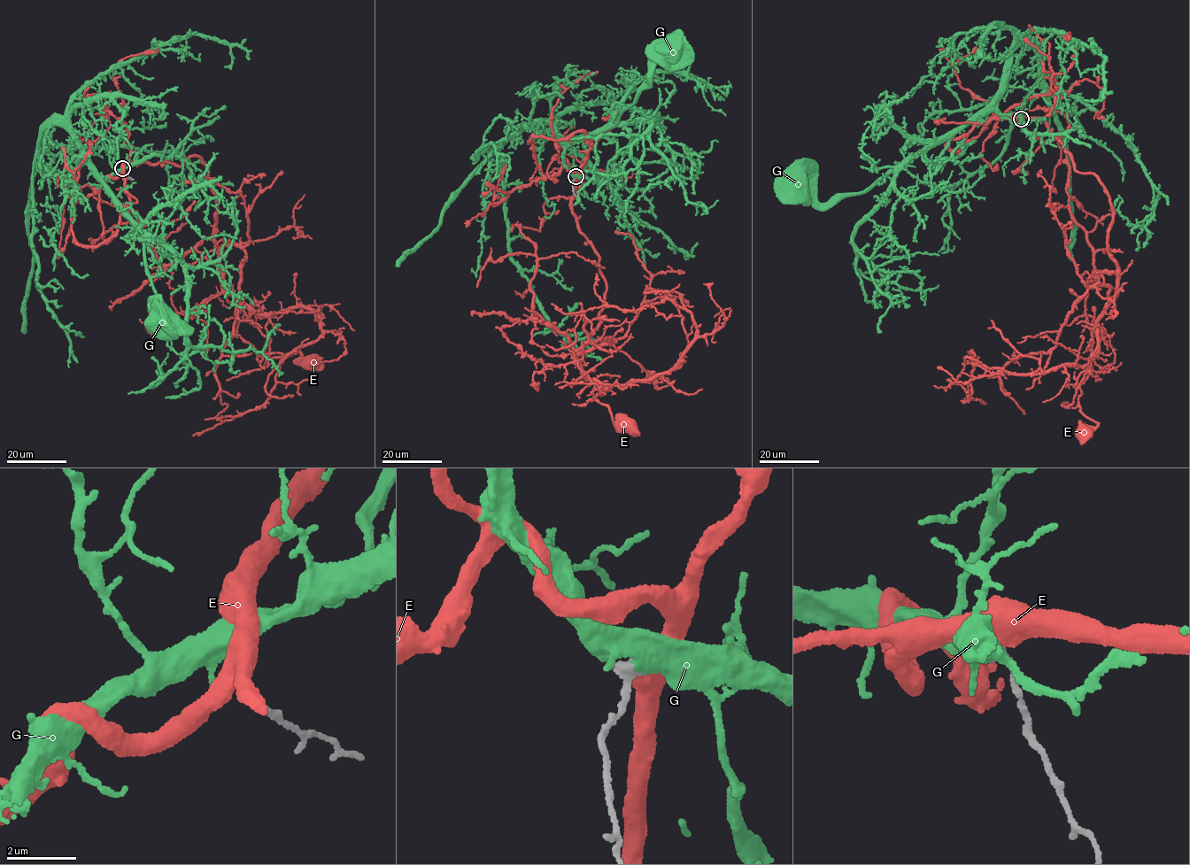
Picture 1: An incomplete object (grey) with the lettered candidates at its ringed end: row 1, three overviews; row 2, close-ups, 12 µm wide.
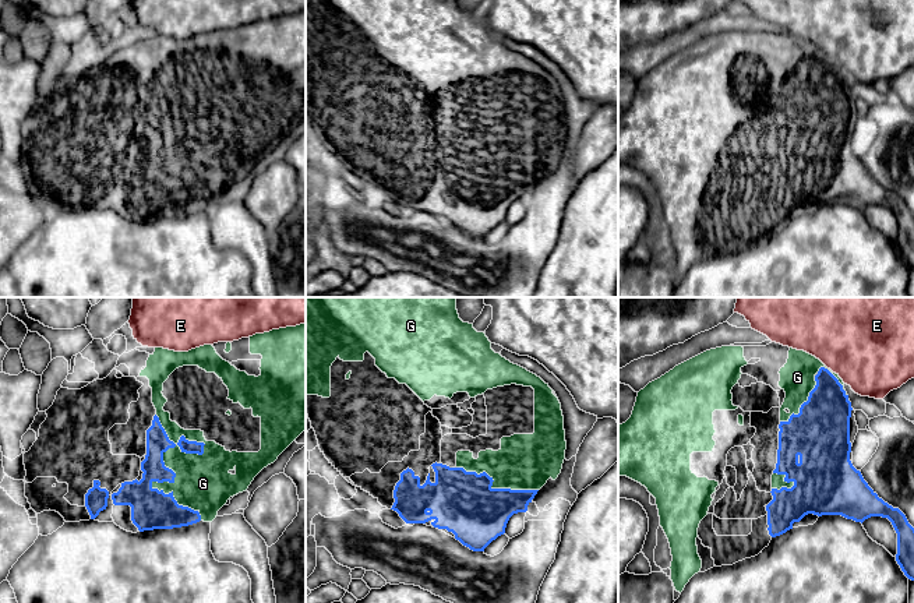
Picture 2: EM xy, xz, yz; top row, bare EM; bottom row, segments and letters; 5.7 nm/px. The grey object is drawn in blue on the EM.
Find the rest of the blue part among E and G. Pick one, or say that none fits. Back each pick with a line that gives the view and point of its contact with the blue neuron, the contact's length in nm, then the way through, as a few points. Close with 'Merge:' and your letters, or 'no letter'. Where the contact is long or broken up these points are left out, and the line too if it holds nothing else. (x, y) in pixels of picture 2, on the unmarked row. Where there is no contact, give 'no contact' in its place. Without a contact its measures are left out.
G: xy (168, 168) | 650 nm
Merge: G

